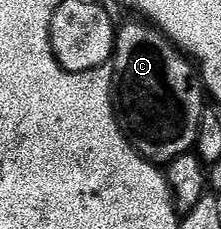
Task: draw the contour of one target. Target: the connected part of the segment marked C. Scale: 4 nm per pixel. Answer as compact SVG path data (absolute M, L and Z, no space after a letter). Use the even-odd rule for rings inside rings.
M138 22L127 23L115 31L115 49L109 63L113 69L111 98L115 105L115 115L119 119L119 127L135 152L150 163L166 165L177 157L195 151L199 126L203 124L205 88L196 64L188 56L150 23Z

